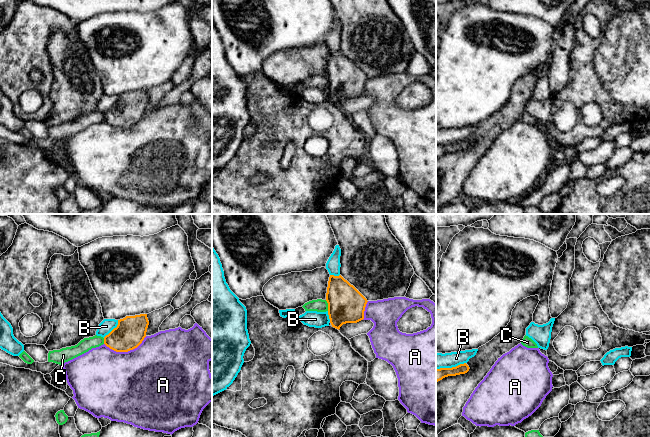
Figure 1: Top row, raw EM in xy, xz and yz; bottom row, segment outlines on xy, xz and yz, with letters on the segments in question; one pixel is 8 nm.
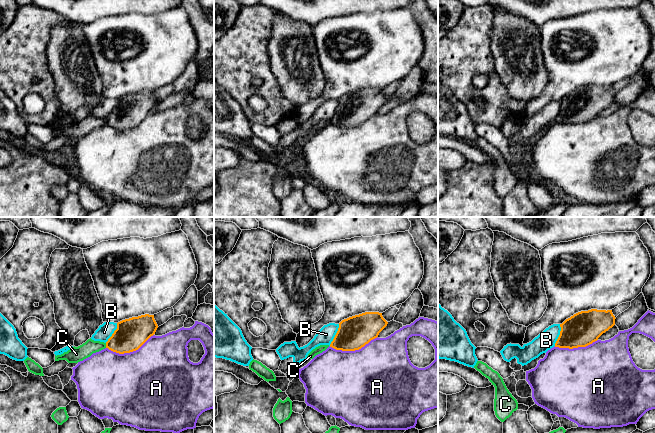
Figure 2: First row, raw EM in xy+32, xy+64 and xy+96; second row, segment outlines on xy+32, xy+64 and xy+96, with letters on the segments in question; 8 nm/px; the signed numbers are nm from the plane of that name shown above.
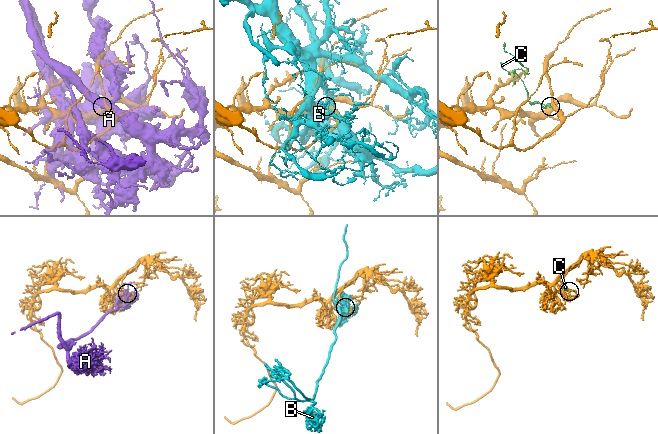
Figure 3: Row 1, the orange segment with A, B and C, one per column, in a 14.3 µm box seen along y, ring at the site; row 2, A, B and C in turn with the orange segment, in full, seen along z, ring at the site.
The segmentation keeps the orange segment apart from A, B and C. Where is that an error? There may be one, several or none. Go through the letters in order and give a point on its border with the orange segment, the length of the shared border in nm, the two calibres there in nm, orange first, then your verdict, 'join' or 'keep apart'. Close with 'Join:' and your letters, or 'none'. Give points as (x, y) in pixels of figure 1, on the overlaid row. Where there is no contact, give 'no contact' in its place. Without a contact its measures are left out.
A: xy (125, 351) | 360 nm | 240/500 nm | keep apart
B: xy (113, 329) | 190 nm | 240/110 nm | keep apart
C: xz (328, 305) | 90 nm | 300/110 nm | keep apart
Join: none

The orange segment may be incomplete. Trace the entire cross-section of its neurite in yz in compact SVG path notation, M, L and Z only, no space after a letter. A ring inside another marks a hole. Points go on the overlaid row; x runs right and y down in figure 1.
M464 363L452 368L440 368L436 369L436 382L442 380L448 376L456 376L460 374L465 374L469 371L469 366Z

